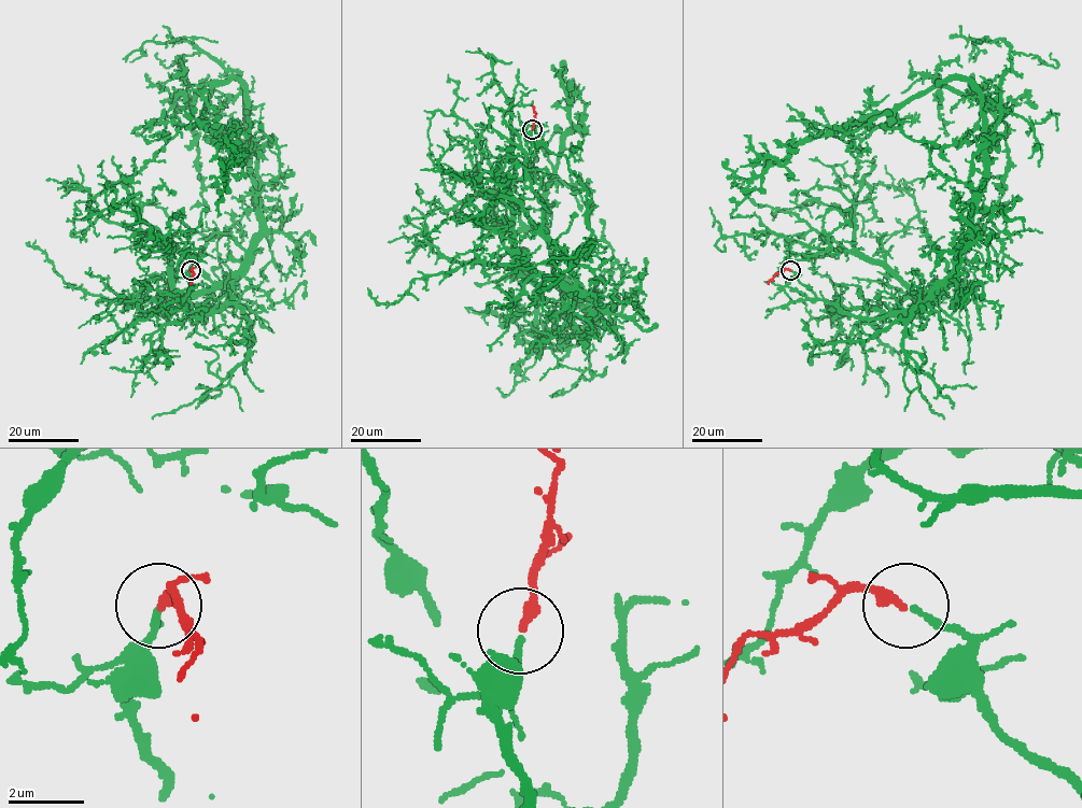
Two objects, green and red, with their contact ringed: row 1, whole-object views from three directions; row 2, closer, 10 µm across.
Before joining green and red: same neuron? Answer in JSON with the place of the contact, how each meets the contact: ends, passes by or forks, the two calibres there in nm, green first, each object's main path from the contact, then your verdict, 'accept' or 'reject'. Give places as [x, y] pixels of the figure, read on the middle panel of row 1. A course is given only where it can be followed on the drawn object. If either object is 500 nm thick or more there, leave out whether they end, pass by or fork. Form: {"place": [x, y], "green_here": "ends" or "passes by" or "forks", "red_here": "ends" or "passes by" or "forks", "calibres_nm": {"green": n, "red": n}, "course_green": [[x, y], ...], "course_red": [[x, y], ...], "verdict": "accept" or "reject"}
{"place": [532, 129], "green_here": "ends", "red_here": "ends", "calibres_nm": {"green": 180, "red": 300}, "course_green": [[532, 129], [525, 176], [549, 242], [602, 309], [592, 323], [548, 244], [545, 189], [572, 127], [559, 69]], "course_red": [[532, 129], [535, 115], [532, 107]], "verdict": "accept"}

